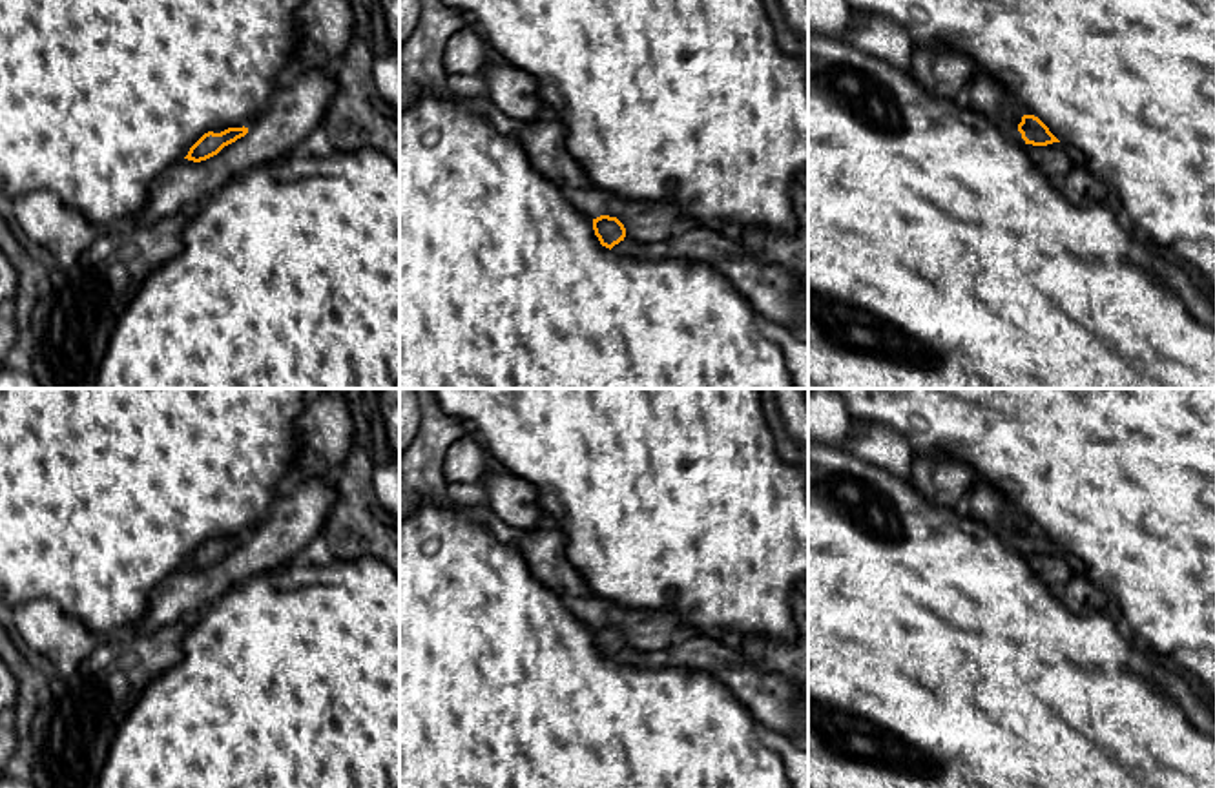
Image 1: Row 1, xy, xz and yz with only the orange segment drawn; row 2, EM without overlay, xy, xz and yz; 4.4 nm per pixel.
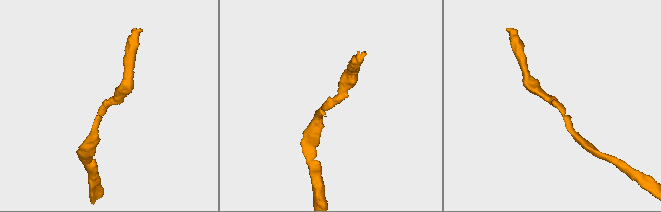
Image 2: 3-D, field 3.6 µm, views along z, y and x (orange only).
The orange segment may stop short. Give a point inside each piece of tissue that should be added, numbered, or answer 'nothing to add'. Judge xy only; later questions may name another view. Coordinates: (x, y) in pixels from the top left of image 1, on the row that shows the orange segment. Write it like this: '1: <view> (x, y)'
nothing to add

